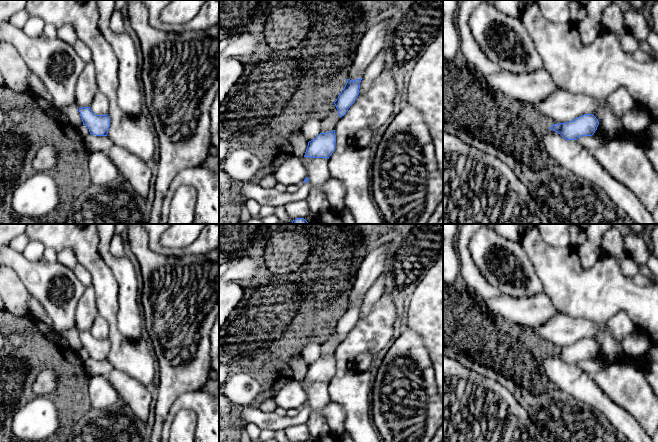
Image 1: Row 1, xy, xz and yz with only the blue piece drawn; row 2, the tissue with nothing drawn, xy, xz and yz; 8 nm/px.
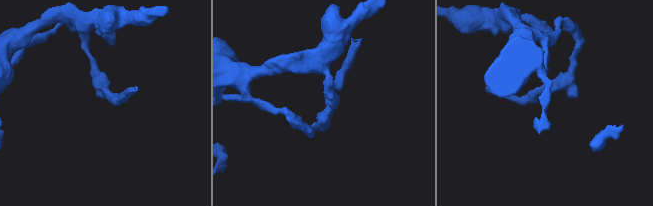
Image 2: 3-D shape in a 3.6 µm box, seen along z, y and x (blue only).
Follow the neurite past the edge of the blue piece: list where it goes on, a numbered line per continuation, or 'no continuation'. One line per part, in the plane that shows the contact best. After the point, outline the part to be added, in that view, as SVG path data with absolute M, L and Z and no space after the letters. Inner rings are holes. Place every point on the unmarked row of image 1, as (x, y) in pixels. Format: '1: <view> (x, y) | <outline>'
no continuation

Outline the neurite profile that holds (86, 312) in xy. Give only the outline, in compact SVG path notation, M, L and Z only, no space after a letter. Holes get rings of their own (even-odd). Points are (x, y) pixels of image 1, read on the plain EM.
M87 287L75 311L75 328L79 331L90 331L96 317L99 316L95 290Z

